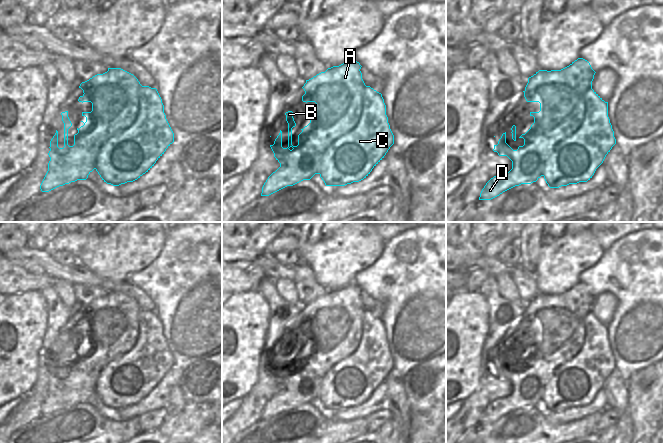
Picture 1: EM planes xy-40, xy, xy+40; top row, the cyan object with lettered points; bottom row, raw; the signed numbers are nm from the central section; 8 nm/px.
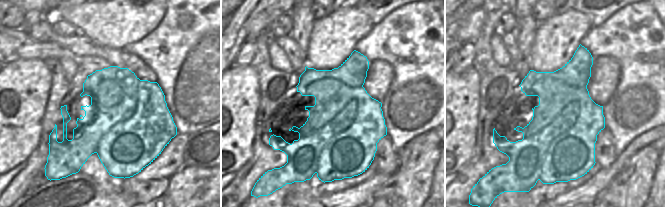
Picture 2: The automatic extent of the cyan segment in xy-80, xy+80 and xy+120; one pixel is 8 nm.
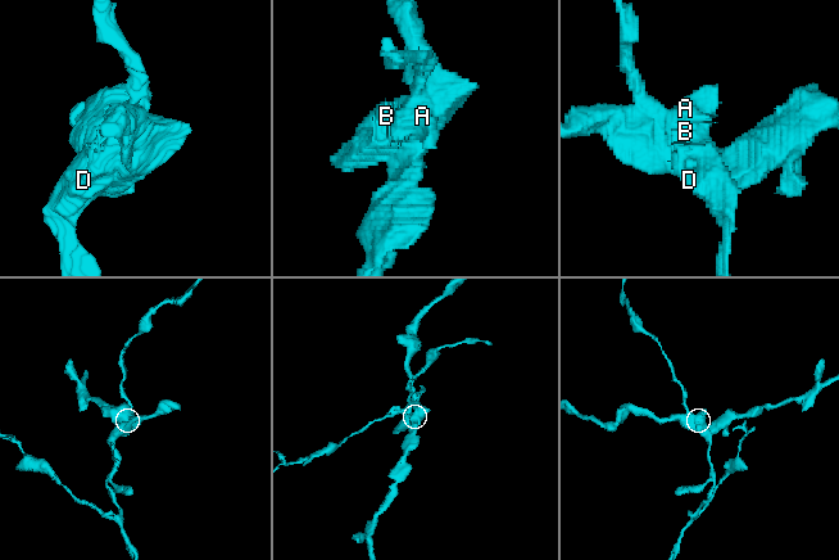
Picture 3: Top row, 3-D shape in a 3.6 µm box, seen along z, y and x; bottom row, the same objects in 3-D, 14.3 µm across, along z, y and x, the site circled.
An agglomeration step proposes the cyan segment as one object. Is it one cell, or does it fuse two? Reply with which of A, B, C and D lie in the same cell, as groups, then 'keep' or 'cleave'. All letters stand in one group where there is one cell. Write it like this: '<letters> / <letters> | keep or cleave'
A B D / C | cleave

